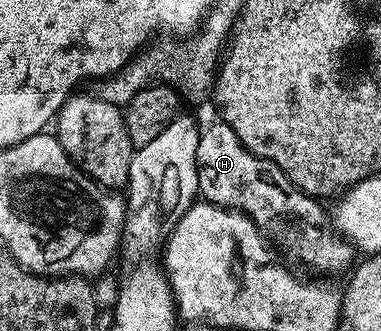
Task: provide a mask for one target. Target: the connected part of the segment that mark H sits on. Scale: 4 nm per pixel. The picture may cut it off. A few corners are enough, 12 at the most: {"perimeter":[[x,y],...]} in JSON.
{"perimeter":[[221,122],[198,134],[198,191],[233,208],[311,273],[356,252],[317,199]]}

